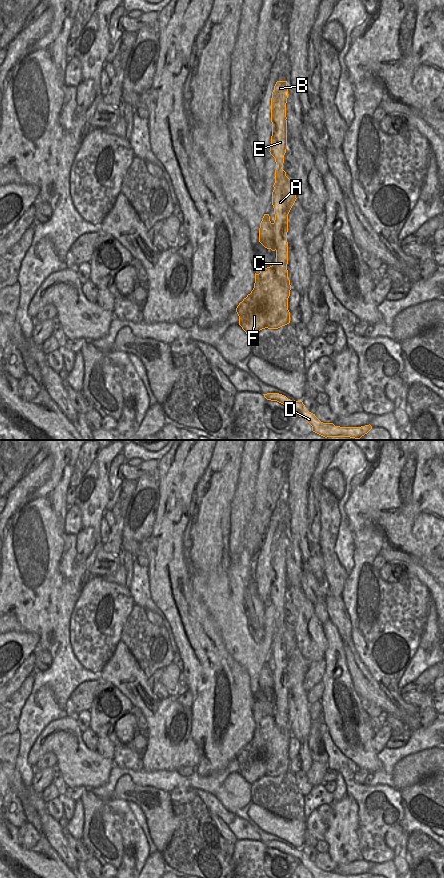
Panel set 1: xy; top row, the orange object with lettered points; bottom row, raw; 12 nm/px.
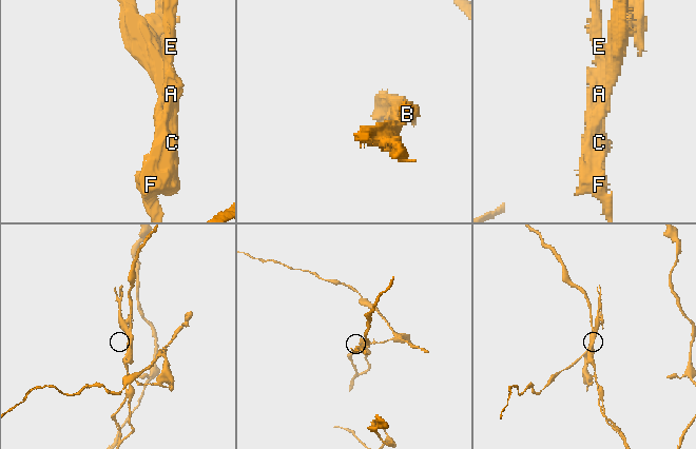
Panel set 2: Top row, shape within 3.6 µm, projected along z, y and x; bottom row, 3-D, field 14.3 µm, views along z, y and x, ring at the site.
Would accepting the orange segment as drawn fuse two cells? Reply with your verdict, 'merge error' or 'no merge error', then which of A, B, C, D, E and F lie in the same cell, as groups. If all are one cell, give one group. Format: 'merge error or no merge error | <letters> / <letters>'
merge error | A C D F / B E

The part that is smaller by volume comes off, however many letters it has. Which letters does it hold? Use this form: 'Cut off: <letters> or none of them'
Cut off: B, E

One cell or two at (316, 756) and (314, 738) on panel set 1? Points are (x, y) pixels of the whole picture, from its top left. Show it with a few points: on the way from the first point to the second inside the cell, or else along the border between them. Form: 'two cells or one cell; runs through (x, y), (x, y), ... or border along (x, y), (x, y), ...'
one cell; runs through (316, 752), (315, 742)

